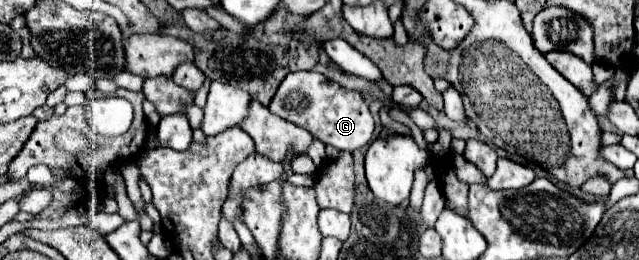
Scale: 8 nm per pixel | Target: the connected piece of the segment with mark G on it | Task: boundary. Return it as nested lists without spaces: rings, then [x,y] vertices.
[[[314,70],[310,72],[290,72],[276,96],[270,102],[270,112],[278,114],[280,118],[306,128],[310,134],[320,138],[324,144],[332,144],[338,150],[350,150],[362,148],[370,142],[374,132],[374,118],[362,98],[360,92],[346,90],[340,84],[328,80],[324,74],[318,74]]]

